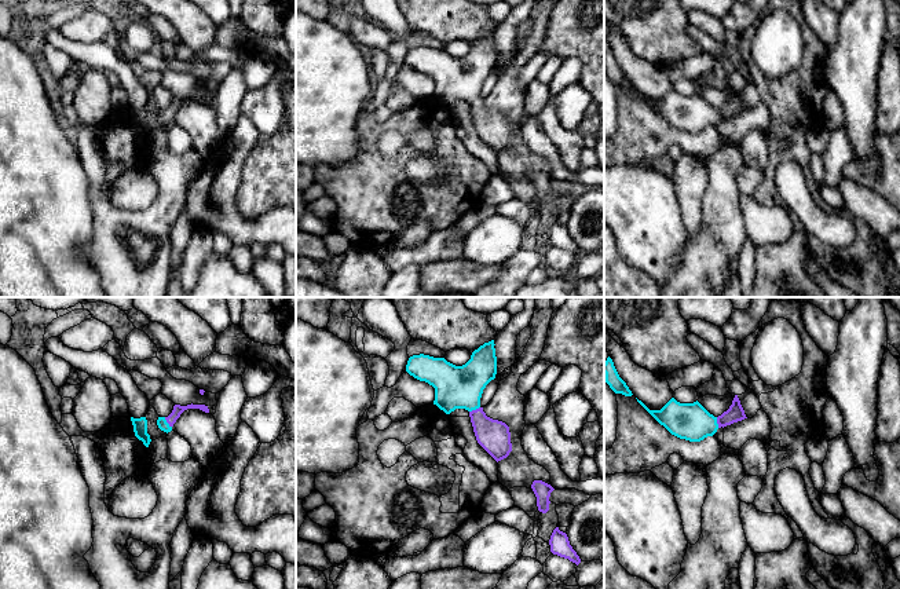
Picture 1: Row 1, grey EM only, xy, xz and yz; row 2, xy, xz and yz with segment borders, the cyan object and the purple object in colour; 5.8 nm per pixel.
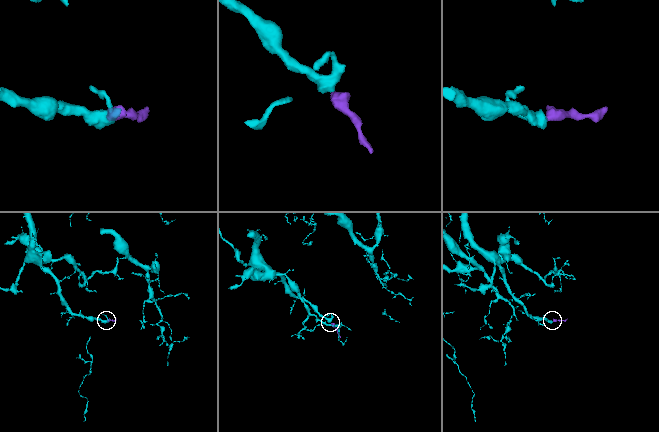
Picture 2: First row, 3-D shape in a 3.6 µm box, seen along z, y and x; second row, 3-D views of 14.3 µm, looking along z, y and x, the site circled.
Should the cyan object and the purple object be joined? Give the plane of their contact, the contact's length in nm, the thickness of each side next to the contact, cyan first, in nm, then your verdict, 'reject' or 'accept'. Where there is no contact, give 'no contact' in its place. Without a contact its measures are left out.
meets cyan in xy; contact 80 nm long; 60 nm thick on the cyan side, 60 nm on the other; accept

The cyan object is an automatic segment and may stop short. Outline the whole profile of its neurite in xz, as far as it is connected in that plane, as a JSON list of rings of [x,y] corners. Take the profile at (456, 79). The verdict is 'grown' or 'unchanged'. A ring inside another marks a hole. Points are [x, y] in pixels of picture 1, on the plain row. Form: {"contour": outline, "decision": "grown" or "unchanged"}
{"contour": [[[494,32],[484,34],[462,58],[444,50],[413,47],[407,52],[406,63],[435,80],[433,96],[446,106],[456,100],[468,102],[478,135],[498,154],[512,143],[509,118],[487,109],[480,98],[483,81],[497,66],[494,37]]], "decision": "grown"}

